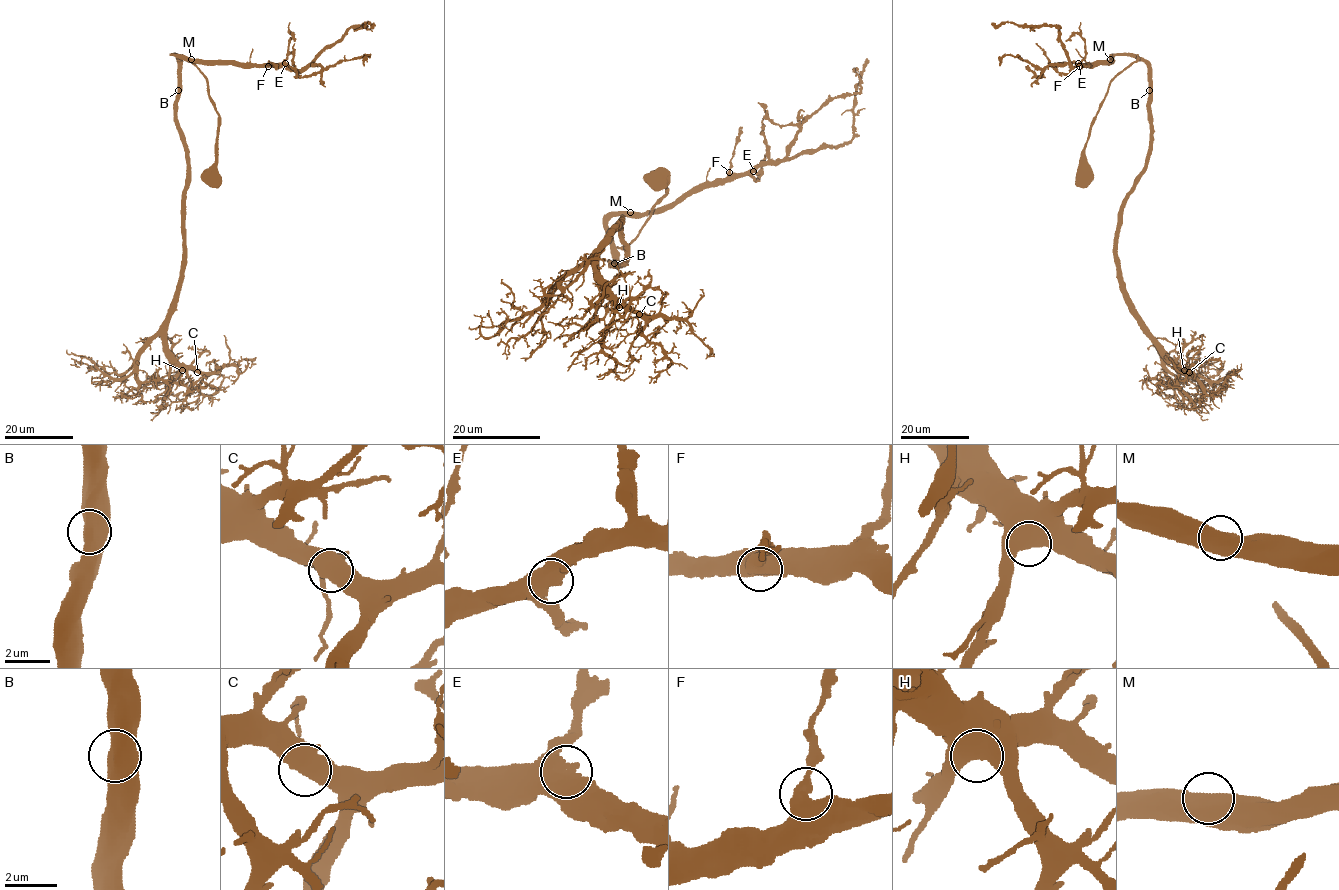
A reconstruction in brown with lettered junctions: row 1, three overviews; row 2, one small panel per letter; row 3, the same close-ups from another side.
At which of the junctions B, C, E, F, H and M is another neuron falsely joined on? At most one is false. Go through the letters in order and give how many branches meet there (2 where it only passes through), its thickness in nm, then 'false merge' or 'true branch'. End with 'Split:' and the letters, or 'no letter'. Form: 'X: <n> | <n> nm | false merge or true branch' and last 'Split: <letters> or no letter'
B: 2 | 650 nm | true branch
C: 2 | 550 nm | true branch
E: 2 | 650 nm | true branch
F: 2 | 550 nm | true branch
H: 2 | 600 nm | true branch
M: 2 | 550 nm | true branch
Split: no letter

